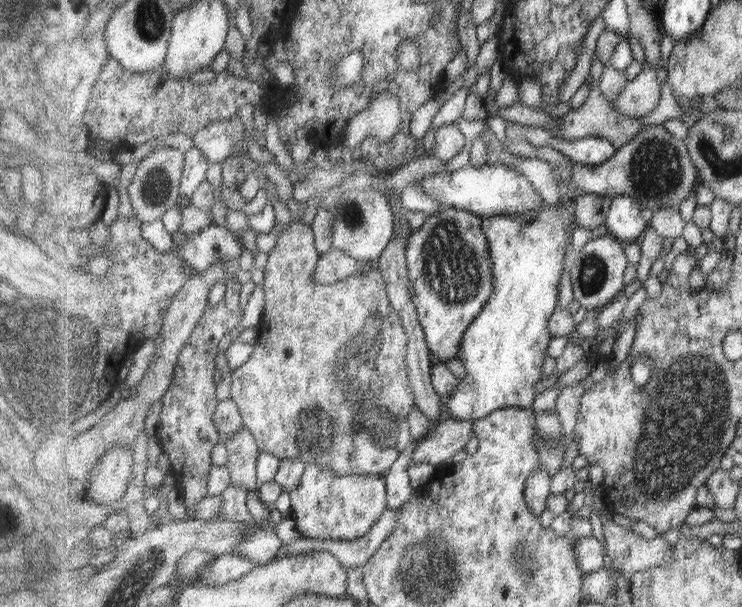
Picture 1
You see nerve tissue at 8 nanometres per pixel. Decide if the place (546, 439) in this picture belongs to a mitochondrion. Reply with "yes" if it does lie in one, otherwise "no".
yes

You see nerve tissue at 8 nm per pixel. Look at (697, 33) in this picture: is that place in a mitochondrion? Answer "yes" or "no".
no

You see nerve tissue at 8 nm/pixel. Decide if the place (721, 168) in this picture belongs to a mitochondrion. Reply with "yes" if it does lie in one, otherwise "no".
yes

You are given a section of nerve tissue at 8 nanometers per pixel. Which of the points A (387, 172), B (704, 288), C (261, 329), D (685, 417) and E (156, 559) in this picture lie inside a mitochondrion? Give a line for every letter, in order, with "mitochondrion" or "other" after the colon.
A: other
B: other
C: other
D: mitochondrion
E: other

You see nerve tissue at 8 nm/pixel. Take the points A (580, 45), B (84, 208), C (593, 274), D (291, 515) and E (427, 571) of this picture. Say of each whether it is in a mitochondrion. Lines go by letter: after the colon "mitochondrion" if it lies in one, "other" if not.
A: other
B: other
C: mitochondrion
D: other
E: mitochondrion

